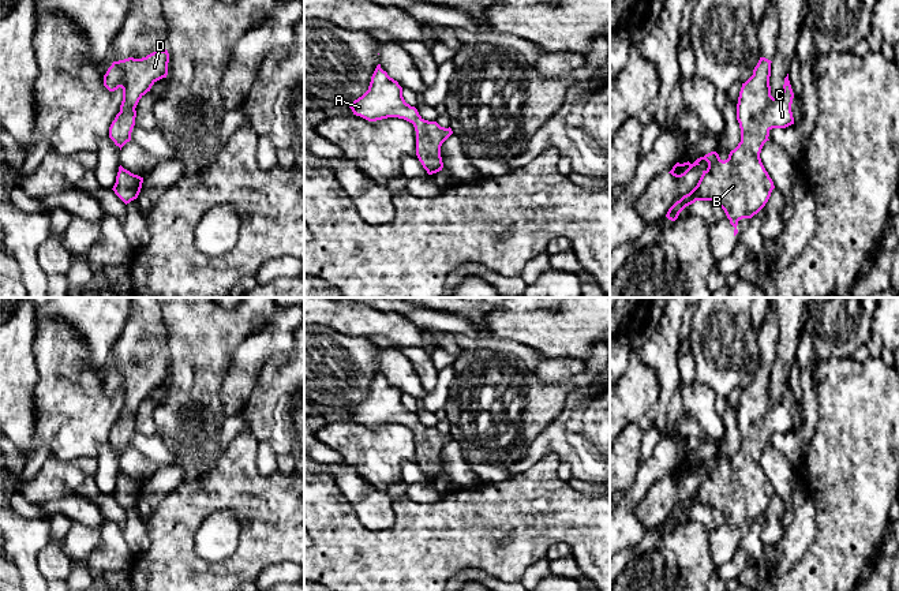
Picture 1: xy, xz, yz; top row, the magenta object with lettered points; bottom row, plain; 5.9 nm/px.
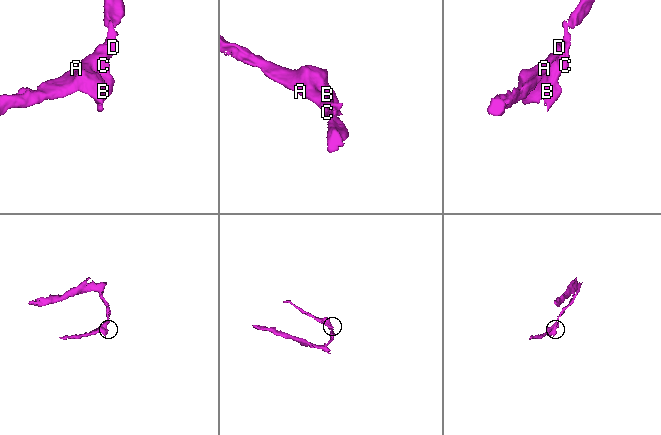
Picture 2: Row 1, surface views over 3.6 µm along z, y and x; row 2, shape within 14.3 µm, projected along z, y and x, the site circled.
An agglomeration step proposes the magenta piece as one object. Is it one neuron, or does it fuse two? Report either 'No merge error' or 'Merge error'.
No merge error

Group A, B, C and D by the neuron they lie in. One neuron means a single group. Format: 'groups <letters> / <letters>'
groups A B C D

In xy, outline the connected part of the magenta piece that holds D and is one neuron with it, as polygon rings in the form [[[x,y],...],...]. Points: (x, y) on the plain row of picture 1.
[[[157,356],[146,363],[113,367],[104,381],[104,392],[109,397],[123,394],[120,418],[109,433],[109,444],[121,453],[131,446],[135,431],[136,411],[151,392],[168,381],[169,359]]]

